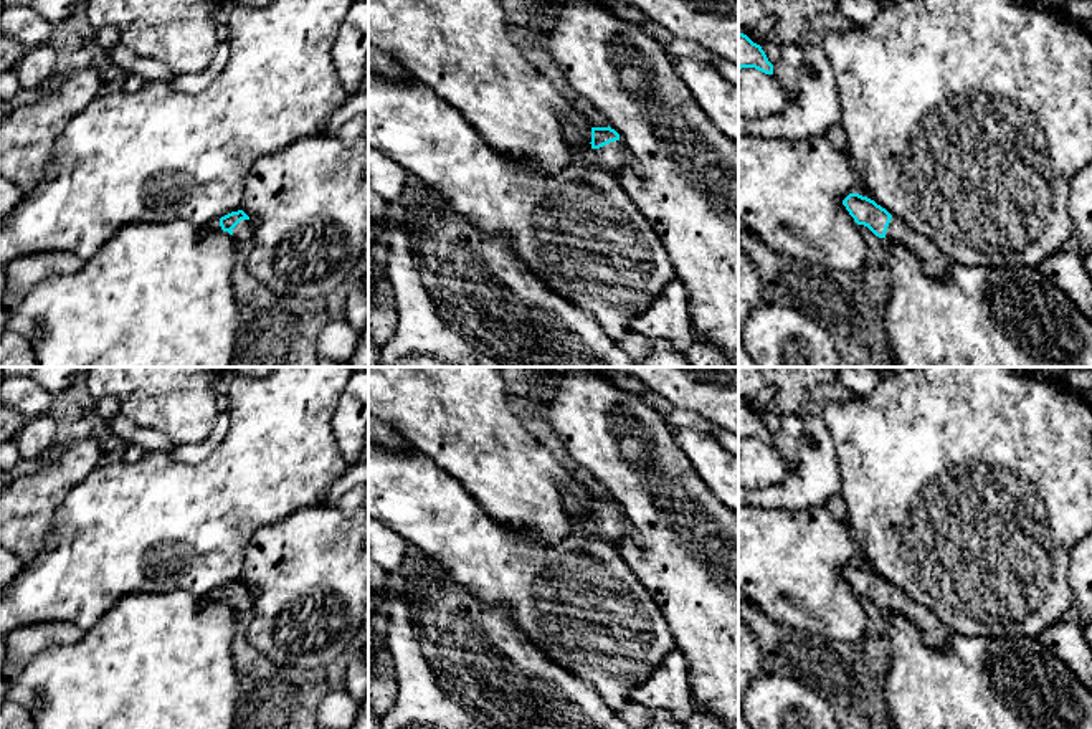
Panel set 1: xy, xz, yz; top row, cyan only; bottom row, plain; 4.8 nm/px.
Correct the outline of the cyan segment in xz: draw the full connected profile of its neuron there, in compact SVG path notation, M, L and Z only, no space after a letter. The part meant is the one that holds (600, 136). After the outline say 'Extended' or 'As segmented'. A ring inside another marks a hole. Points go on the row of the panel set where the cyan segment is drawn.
M591 127L591 149L582 150L586 162L606 169L616 179L629 167L631 157L620 142L620 134L608 127Z. Extended

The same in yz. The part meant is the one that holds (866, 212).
M849 193L843 205L857 225L867 226L876 236L905 246L925 273L943 278L957 261L933 246L925 236L910 230L899 217L892 217L874 200Z. Extended

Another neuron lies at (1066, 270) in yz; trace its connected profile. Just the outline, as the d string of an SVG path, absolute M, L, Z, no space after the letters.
M1071 245L1046 258L1037 269L1092 321L1092 278L1084 268L1080 255Z

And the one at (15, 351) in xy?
M12 331L0 337L0 367L40 367L30 342Z

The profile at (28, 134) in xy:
M91 66L69 69L63 84L50 94L0 114L0 175L23 192L33 190L55 155L56 137L79 111L99 96L101 84L99 71Z

